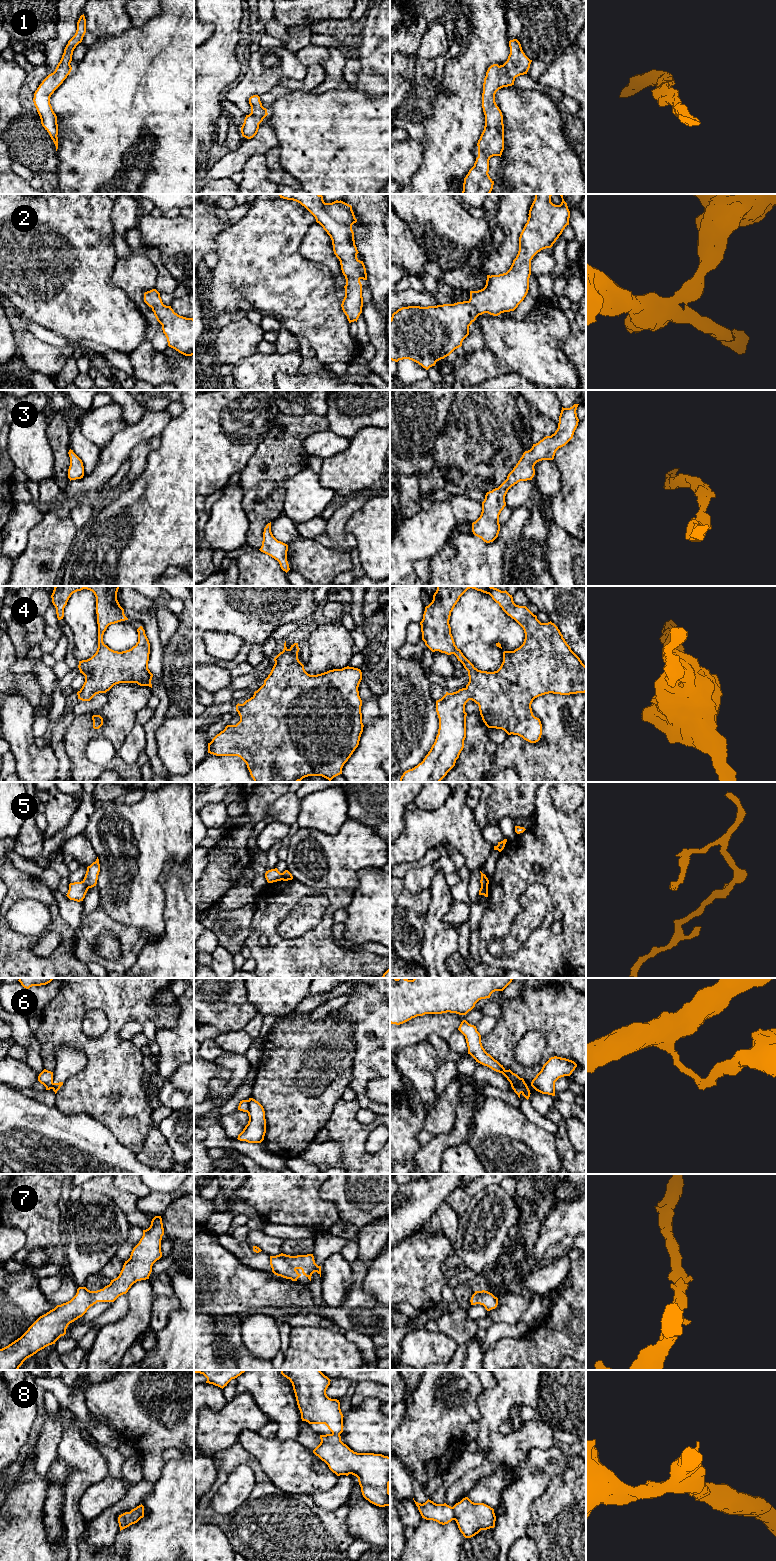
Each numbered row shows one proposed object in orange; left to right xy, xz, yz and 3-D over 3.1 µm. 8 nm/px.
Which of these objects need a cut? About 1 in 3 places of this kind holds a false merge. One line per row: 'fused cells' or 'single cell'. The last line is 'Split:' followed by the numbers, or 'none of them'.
1: single cell
2: single cell
3: single cell
4: single cell
5: fused cells
6: fused cells
7: single cell
8: single cell
Split: 5, 6

